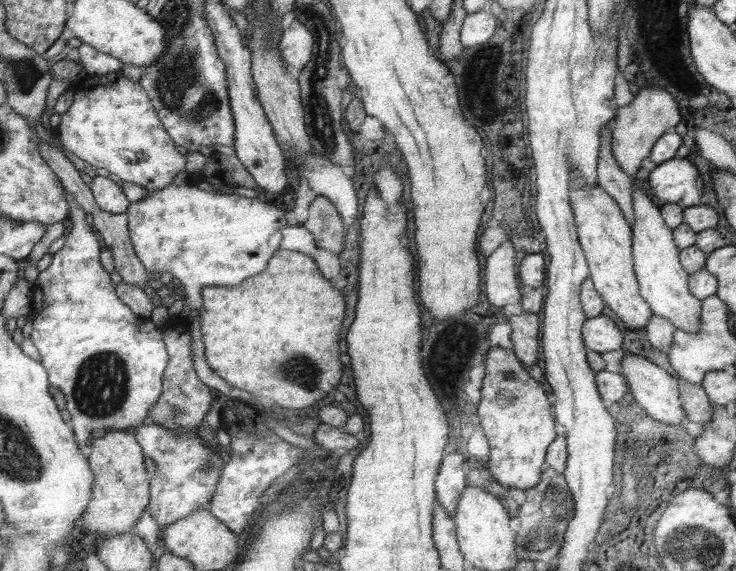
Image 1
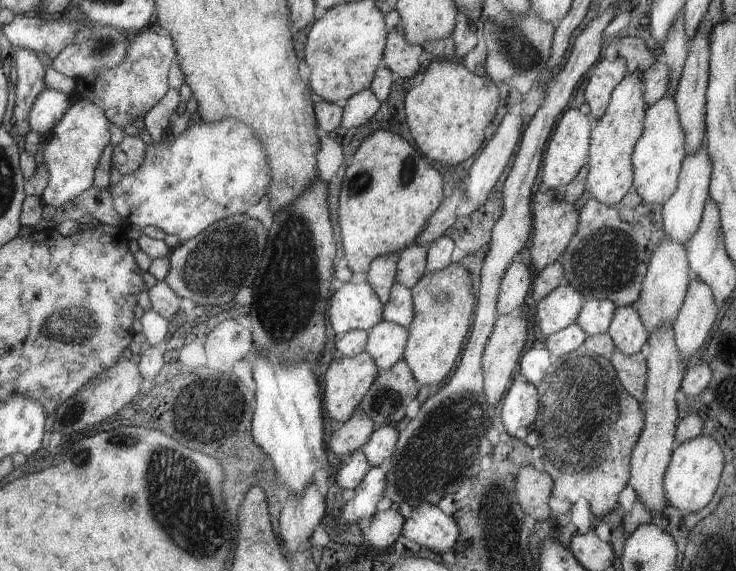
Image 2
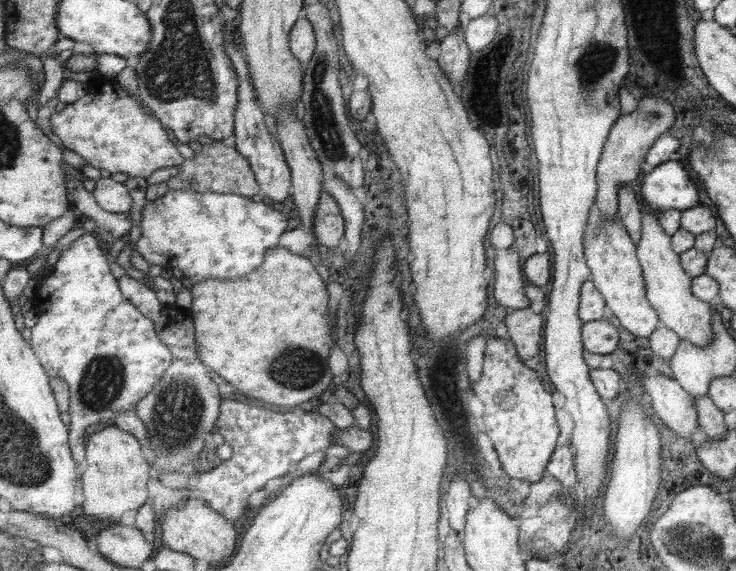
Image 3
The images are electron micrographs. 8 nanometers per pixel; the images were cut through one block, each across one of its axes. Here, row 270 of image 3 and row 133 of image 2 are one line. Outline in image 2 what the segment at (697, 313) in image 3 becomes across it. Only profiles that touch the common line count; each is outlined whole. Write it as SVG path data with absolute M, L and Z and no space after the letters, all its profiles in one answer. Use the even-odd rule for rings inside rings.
M663 96L647 106L643 136L633 148L633 190L649 204L665 204L679 186L681 166L687 154L685 132L679 122L679 112L673 96Z

